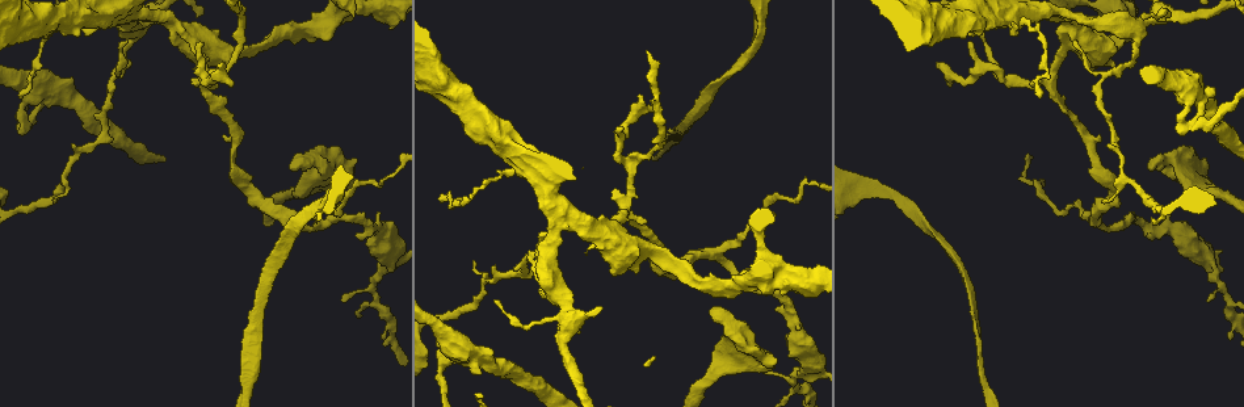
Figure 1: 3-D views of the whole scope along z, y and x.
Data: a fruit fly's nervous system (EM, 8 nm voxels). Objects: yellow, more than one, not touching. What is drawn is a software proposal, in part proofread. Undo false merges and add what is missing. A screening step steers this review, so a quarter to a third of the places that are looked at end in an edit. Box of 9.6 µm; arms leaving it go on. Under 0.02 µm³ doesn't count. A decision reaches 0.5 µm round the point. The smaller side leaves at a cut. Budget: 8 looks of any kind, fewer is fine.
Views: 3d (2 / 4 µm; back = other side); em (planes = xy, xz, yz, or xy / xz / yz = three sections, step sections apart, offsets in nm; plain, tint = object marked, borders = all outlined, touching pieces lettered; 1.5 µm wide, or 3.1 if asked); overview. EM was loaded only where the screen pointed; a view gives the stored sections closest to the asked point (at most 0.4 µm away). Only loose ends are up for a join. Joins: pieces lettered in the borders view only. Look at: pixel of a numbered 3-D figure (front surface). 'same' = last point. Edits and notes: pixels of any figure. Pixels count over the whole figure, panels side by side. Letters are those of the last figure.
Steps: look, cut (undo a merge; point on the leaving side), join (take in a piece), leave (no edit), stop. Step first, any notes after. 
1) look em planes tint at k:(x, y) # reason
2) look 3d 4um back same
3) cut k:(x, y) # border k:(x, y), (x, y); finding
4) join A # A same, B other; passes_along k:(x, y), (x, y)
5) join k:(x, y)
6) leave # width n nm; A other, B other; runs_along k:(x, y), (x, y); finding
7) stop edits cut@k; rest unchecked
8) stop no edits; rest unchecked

look 3d 2um at 1:(680, 130) # a fork

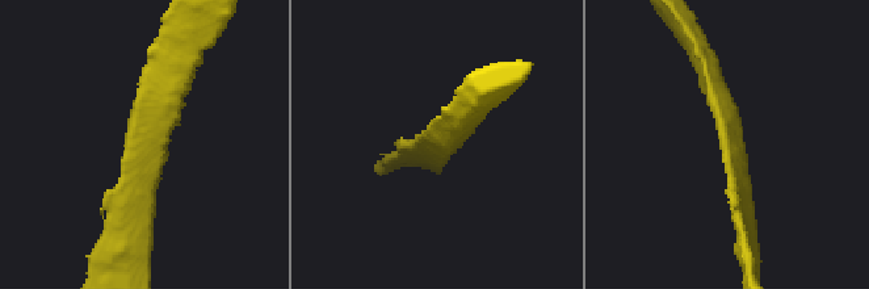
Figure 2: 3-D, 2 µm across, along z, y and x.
look em xz step 4 tint at 2:(439, 146) # need the tissue

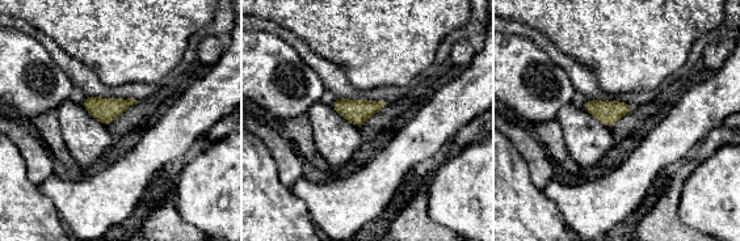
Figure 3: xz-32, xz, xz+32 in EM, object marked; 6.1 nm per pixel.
look em planes borders same

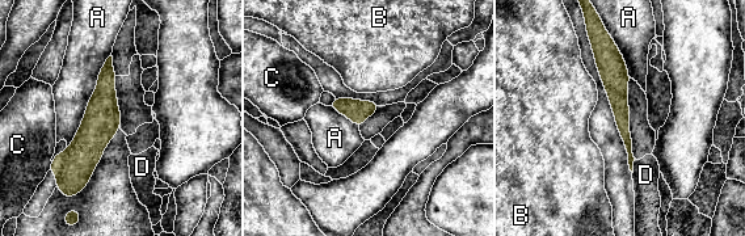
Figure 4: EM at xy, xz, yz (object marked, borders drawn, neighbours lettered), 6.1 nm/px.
leave # A other, B other, C other, D other; border 4:(110, 54), (67, 147); continuous, no second cell

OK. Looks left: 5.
look 3d 2um at 1:(936, 62) # branch stops here

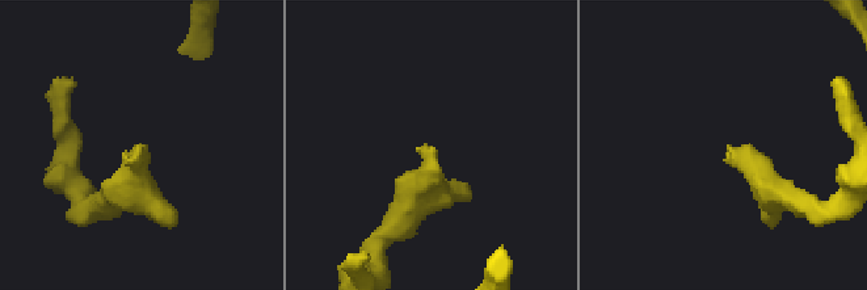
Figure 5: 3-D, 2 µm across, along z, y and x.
look em planes borders at 5:(427, 150)

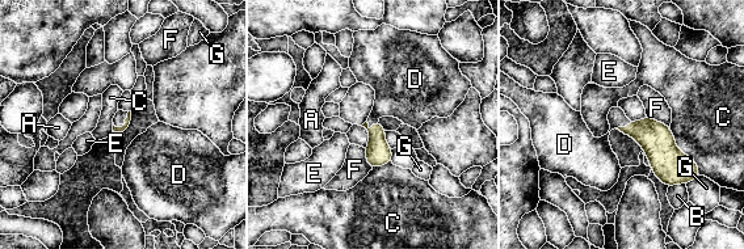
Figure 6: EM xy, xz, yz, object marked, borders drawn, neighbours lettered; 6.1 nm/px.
join D # longest_contact C 360 nm; A other, B other, C other, D same, E other, F other, G other; passes_along 6:(127, 119), (125, 123), (120, 117); the cell continues

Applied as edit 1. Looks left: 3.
look em yz step 8 tint at 1:(1228, 302)

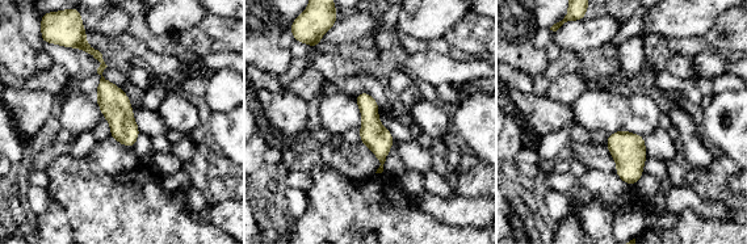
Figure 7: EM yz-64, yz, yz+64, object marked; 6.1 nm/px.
look em planes borders same # another direction

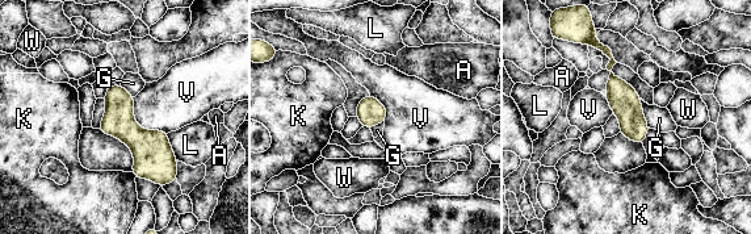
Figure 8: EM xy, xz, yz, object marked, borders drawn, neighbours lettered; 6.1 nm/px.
leave # A other, G other, K other, L other, V other, W other; continuous, no second cell

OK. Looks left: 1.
stop edits join@6; rest unchecked

